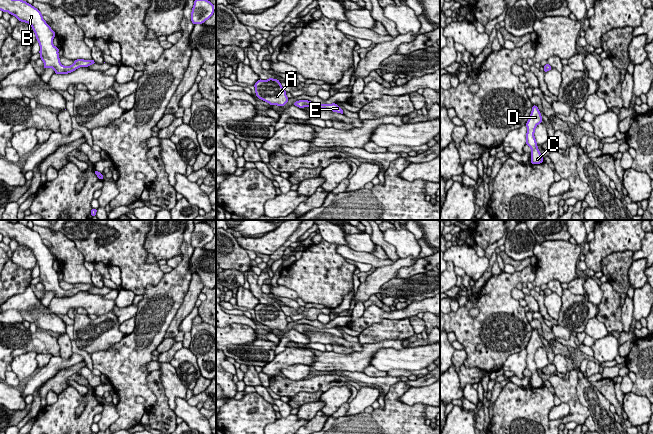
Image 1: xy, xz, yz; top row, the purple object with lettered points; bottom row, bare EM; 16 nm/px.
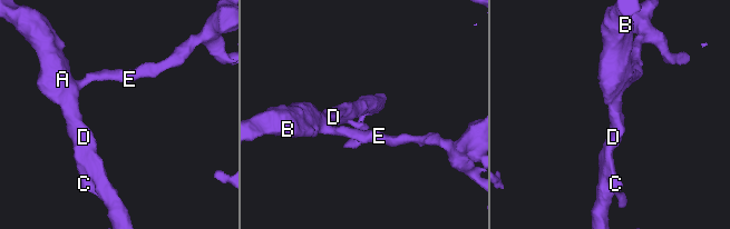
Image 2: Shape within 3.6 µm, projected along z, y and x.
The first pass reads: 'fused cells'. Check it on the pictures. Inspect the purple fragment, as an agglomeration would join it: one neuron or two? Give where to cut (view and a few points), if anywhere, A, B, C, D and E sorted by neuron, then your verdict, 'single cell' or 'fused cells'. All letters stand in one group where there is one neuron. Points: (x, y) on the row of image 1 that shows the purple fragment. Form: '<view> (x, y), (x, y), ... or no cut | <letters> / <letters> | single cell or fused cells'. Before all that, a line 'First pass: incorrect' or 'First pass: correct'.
First pass: incorrect
no cut | A B C D E | single cell

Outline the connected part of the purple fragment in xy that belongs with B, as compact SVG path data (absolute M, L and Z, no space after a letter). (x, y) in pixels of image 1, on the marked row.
M0 0L0 10L14 15L18 21L29 23L35 32L36 39L40 45L40 59L44 62L45 68L53 68L56 74L67 74L79 67L88 67L96 63L92 60L74 60L71 66L63 66L59 60L59 48L53 45L55 32L43 20L41 12L23 0Z

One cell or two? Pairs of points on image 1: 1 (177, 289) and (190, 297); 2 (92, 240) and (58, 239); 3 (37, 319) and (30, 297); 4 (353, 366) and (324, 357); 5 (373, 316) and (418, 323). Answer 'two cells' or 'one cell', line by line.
1: two cells
2: two cells
3: one cell
4: one cell
5: two cells

